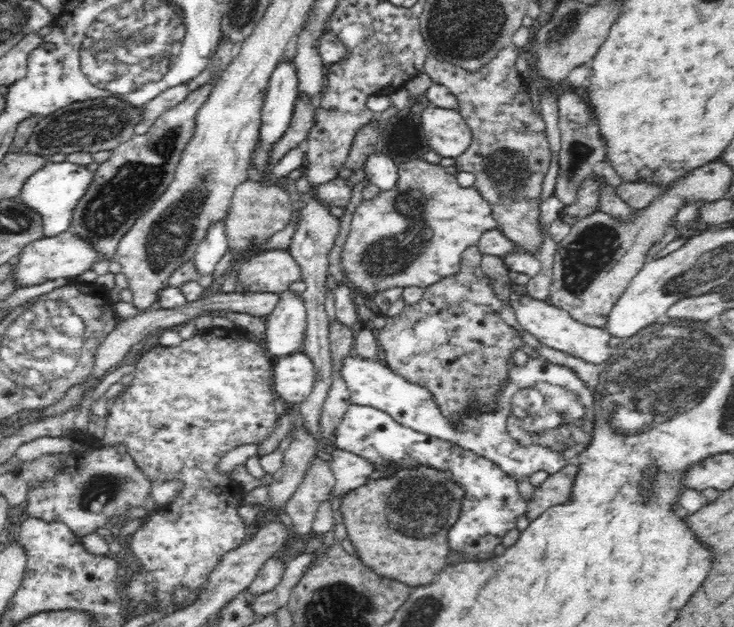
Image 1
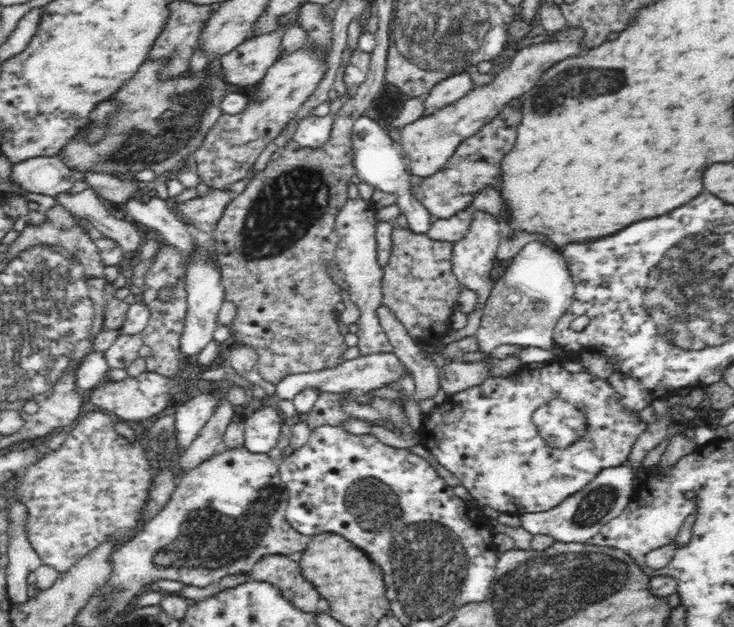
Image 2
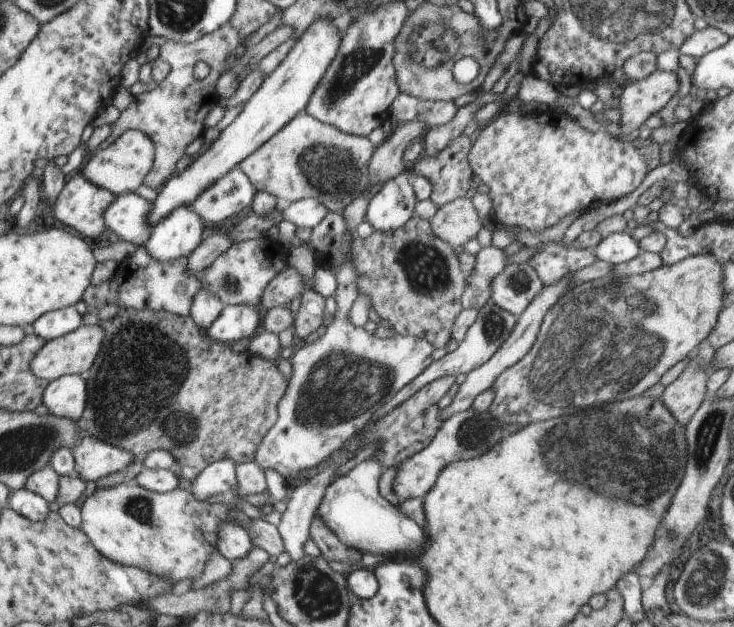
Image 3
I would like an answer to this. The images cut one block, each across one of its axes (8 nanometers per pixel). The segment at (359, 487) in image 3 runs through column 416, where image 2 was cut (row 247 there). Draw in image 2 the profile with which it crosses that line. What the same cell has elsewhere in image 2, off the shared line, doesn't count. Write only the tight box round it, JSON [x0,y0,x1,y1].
[476,242,574,353]

